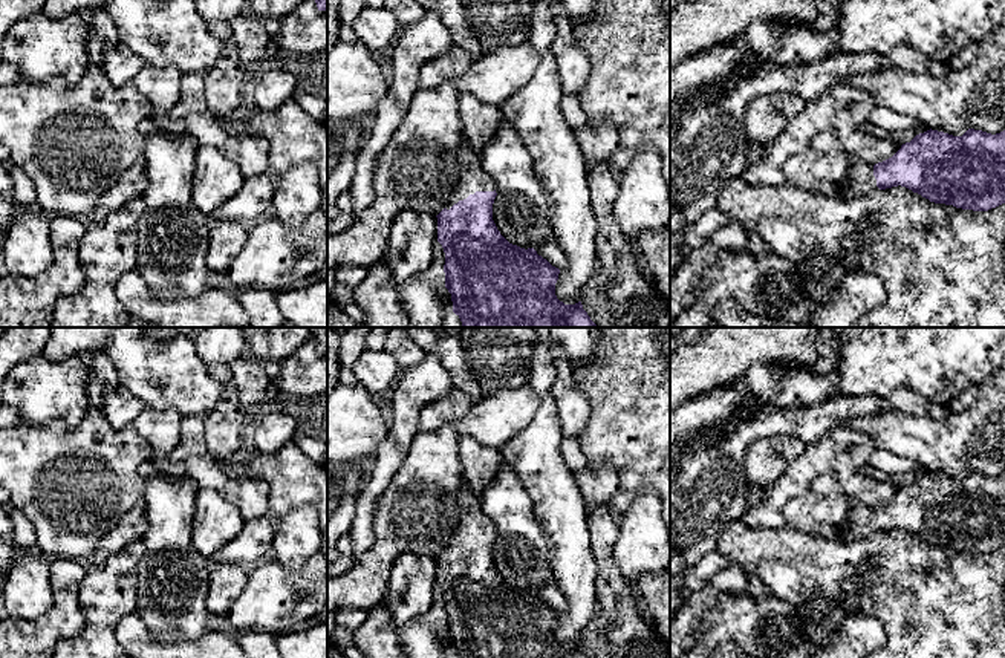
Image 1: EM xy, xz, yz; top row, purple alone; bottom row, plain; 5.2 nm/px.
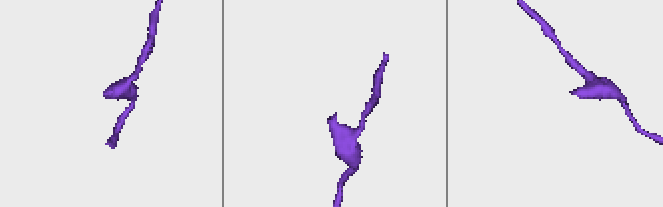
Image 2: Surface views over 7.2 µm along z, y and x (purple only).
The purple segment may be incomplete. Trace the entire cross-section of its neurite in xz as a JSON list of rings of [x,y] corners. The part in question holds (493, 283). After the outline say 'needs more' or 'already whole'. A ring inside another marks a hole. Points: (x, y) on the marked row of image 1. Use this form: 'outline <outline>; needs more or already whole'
outline [[[463,133],[457,161],[462,167],[459,182],[436,217],[437,242],[445,252],[445,288],[451,294],[453,312],[460,318],[462,327],[598,327],[581,301],[564,305],[557,298],[558,268],[534,248],[512,245],[500,234],[493,220],[496,184]]]; needs more

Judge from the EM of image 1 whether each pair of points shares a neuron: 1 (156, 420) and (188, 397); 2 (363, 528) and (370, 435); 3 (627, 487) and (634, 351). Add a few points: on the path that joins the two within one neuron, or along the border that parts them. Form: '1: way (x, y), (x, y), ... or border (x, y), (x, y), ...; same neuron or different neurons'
1: border (147, 406), (175, 407), (182, 415); different neurons
2: border (389, 429), (389, 436), (380, 446), (372, 462); different neurons
3: way (637, 453), (637, 384); same neuron

